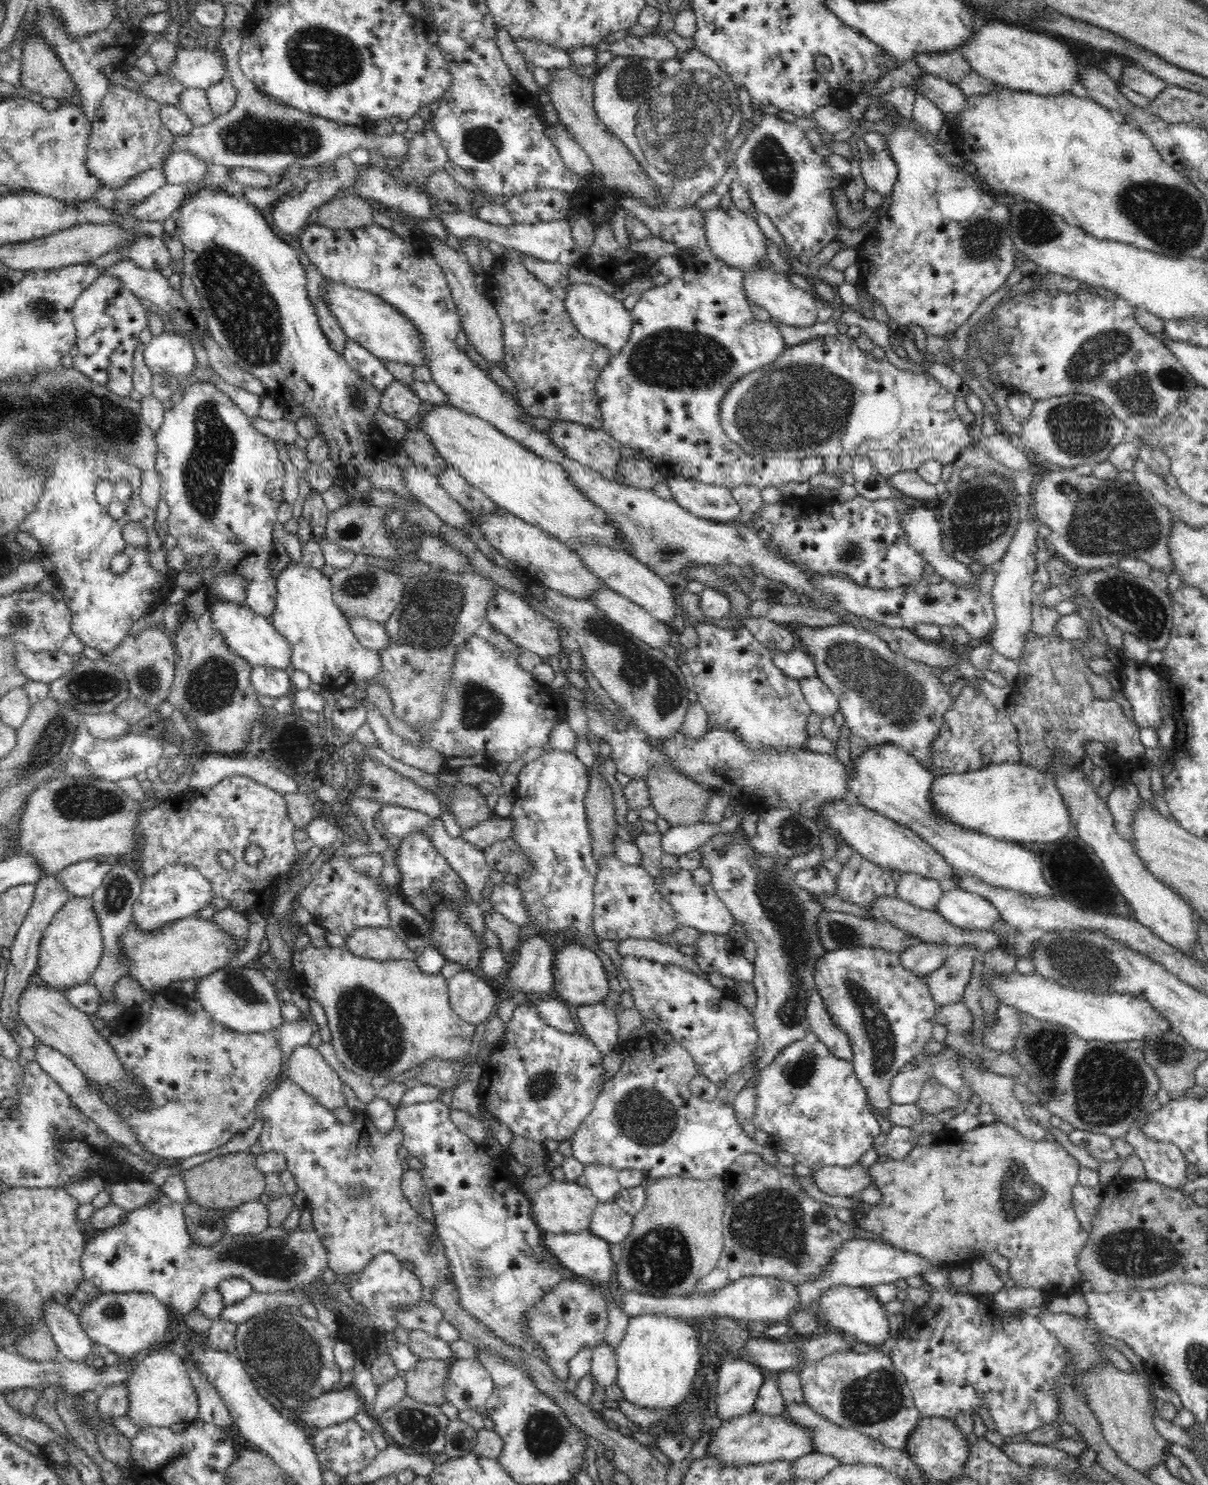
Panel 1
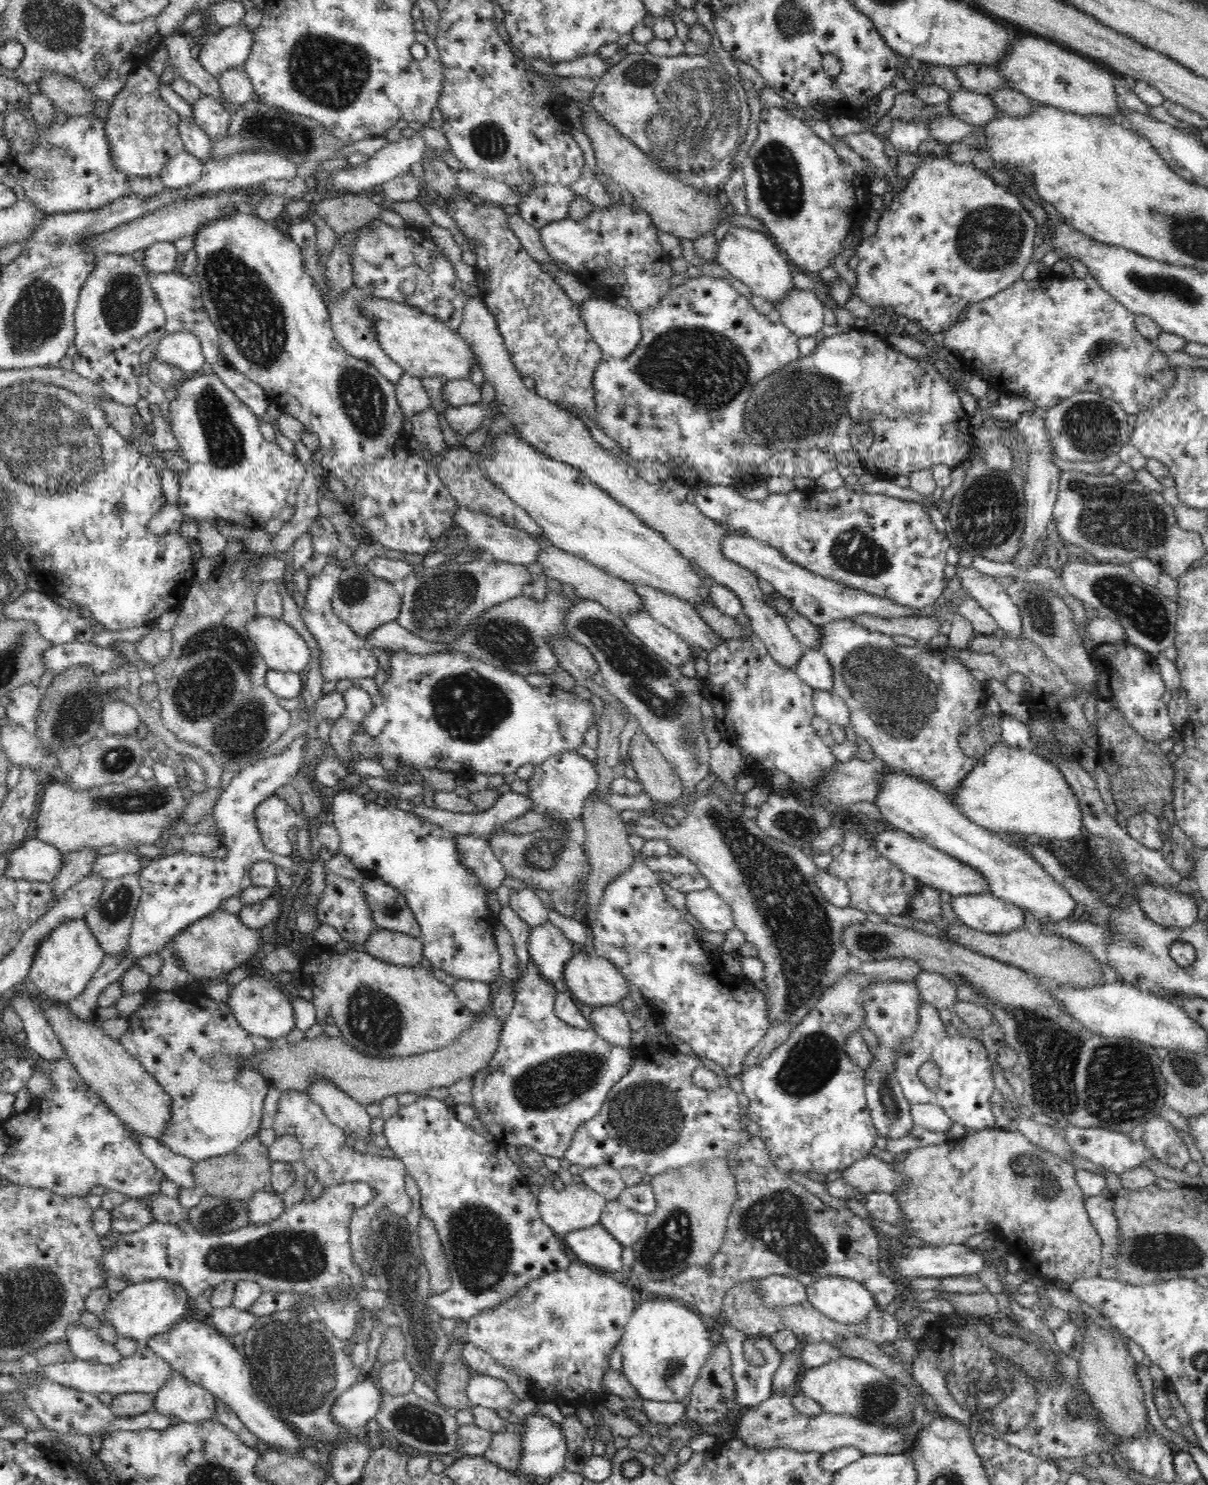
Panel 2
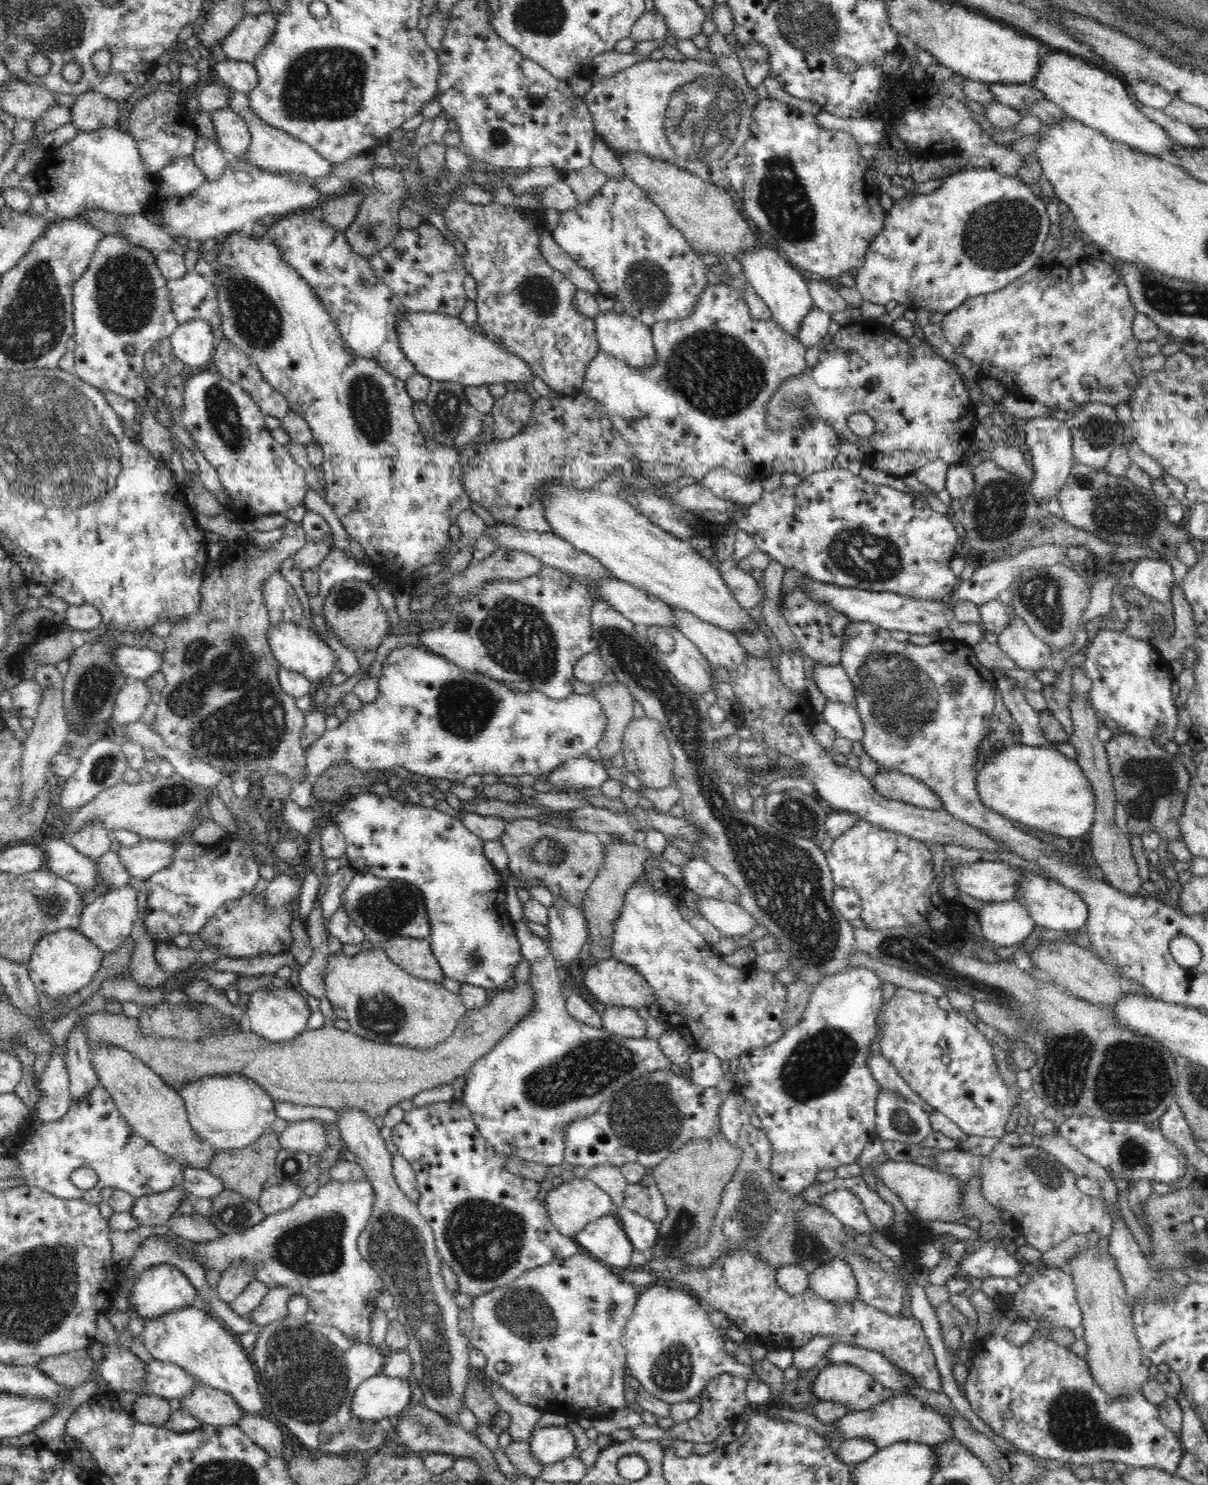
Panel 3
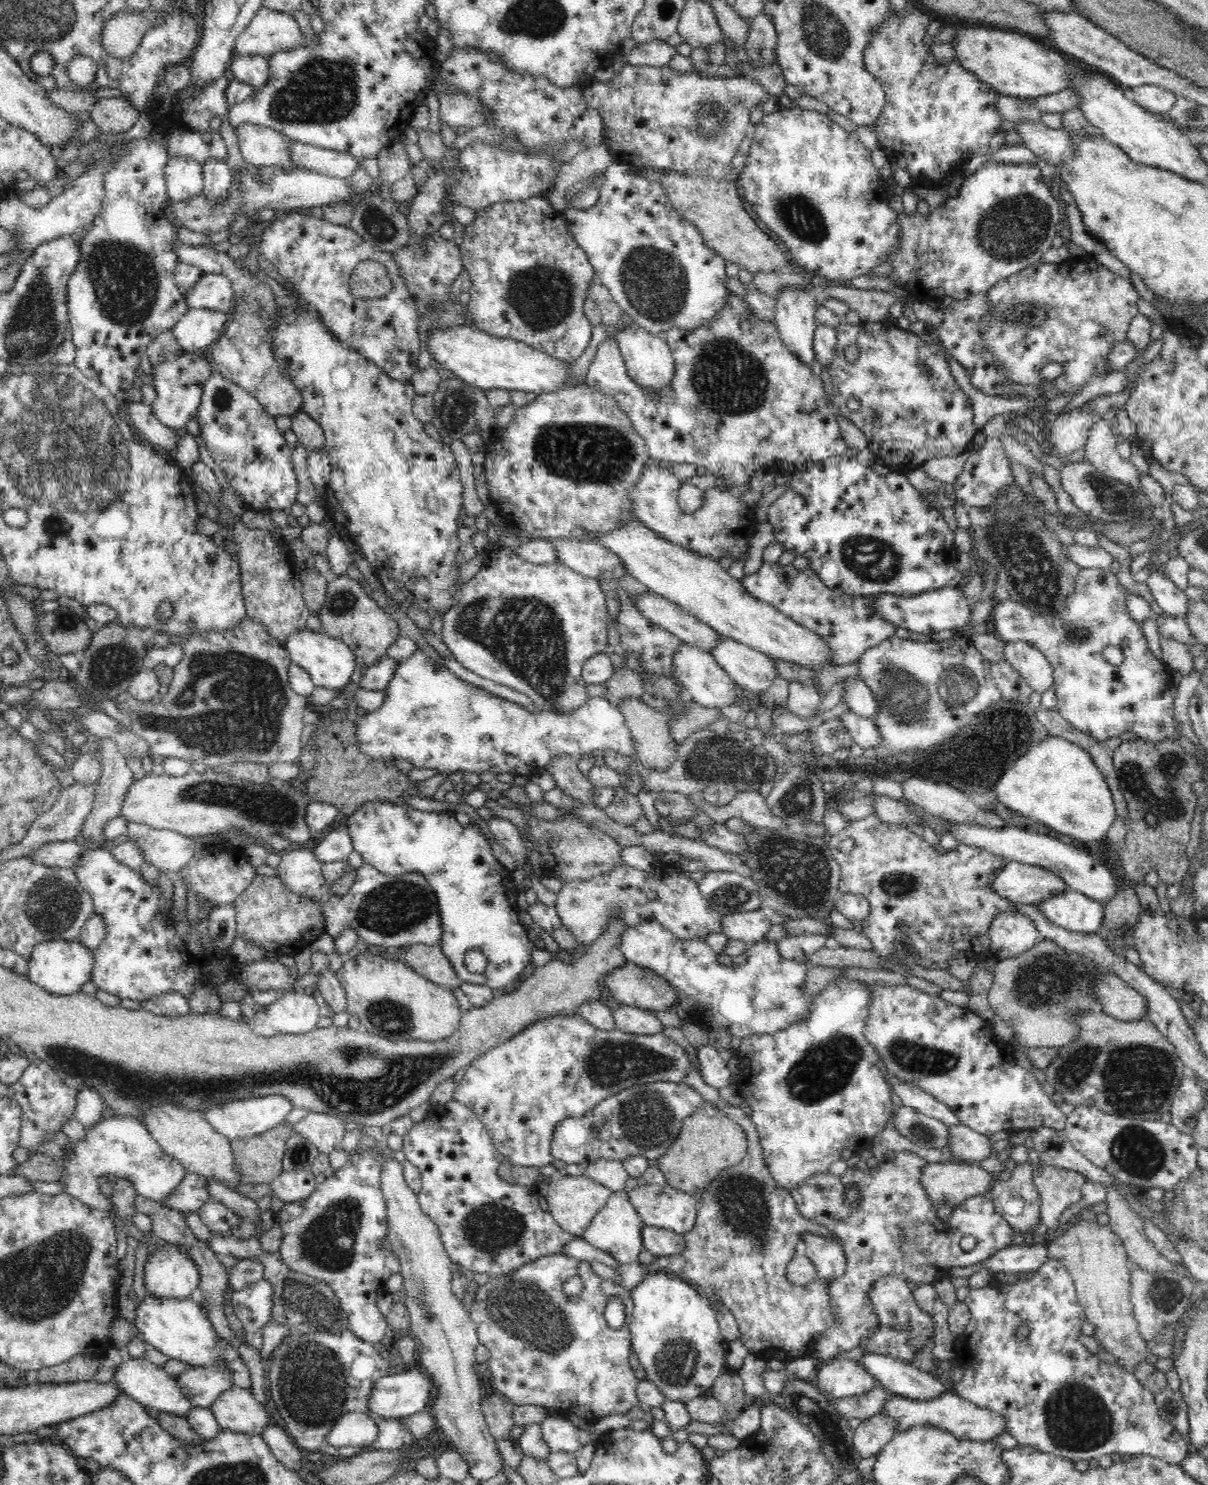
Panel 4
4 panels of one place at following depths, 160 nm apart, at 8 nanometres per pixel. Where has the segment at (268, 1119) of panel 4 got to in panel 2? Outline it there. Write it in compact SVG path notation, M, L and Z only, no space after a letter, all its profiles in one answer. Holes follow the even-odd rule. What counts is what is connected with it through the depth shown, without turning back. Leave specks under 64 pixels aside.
M192 986L176 987L174 991L166 992L159 991L158 994L154 994L152 998L148 998L140 1010L131 1014L127 1019L129 1030L126 1030L124 1036L118 1041L122 1043L122 1046L130 1053L134 1058L137 1058L141 1065L151 1074L158 1082L159 1085L165 1090L172 1098L172 1108L170 1108L171 1117L167 1124L167 1129L163 1132L163 1135L159 1138L159 1141L167 1146L172 1152L176 1154L183 1154L194 1161L206 1160L210 1157L222 1156L232 1152L235 1148L238 1148L244 1141L247 1141L252 1136L257 1136L260 1128L260 1120L262 1120L262 1111L264 1106L264 1100L269 1089L268 1080L264 1079L262 1073L256 1069L256 1067L242 1067L240 1062L248 1056L254 1056L258 1052L264 1052L272 1046L276 1046L277 1040L270 1038L263 1038L249 1034L246 1030L242 1029L242 1026L228 1009L228 1005L225 1003L218 1003L216 1000L207 997L201 991L193 988Z

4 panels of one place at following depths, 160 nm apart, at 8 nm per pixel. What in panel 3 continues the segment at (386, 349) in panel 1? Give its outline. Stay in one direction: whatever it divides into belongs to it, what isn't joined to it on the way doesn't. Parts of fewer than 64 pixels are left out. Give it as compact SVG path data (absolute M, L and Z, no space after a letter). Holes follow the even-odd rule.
M406 311L397 322L395 328L398 342L404 356L414 365L416 373L427 376L430 380L440 382L459 382L466 386L482 386L488 384L504 384L505 382L532 381L535 377L529 364L519 356L508 352L505 347L498 345L490 337L484 337L475 326L466 324L462 318L447 314Z

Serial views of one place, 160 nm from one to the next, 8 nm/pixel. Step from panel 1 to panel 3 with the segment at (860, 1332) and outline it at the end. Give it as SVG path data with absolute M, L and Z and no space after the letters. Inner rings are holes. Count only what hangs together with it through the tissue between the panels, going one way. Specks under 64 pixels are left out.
M841 1258L809 1273L809 1292L830 1302L854 1302L859 1298L855 1274Z

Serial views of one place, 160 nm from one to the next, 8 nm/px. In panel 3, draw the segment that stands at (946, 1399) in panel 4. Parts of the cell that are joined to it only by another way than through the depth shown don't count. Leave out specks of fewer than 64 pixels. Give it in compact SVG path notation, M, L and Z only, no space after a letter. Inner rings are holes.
M896 1393L886 1402L880 1402L878 1406L872 1406L868 1410L846 1413L832 1422L832 1426L837 1430L837 1434L844 1437L844 1441L854 1438L866 1439L872 1441L878 1449L902 1442L939 1445L942 1442L950 1442L954 1438L952 1427L945 1414L939 1414L915 1396L906 1396L901 1393Z

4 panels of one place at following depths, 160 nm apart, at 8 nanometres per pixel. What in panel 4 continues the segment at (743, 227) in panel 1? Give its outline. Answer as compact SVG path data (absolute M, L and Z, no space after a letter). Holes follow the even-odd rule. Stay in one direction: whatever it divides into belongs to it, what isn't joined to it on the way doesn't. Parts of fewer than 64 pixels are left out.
M786 288L775 299L775 319L784 344L811 367L815 358L813 336L816 325L816 295L812 290Z

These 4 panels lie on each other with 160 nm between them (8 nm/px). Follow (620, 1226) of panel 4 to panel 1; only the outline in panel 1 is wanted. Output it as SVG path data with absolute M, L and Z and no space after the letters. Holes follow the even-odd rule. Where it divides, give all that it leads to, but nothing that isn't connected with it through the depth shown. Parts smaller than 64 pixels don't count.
M589 1229L578 1233L545 1233L544 1236L546 1252L572 1277L603 1284L615 1271L610 1257L611 1244L594 1237Z

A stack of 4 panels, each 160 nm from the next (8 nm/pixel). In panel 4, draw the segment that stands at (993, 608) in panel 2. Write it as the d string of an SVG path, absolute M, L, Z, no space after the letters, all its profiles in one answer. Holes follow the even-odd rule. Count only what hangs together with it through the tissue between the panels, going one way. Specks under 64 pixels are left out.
M1007 641L1005 660L1026 679L1032 690L1042 694L1053 686L1052 665L1038 647L1024 641Z

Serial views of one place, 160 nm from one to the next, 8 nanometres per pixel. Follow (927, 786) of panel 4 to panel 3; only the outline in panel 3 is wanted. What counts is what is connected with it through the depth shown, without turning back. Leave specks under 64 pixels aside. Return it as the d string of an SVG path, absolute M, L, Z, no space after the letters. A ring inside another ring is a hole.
M879 771L869 781L884 798L930 810L943 808L942 801L931 789L909 774Z

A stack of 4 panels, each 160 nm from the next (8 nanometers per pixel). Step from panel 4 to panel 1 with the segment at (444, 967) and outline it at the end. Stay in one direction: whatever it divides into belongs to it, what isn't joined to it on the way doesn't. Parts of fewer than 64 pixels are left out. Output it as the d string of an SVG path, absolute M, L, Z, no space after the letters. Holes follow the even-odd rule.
M392 928L354 929L345 938L345 945L354 956L362 958L378 961L417 960L417 952L408 950L407 944L398 938Z

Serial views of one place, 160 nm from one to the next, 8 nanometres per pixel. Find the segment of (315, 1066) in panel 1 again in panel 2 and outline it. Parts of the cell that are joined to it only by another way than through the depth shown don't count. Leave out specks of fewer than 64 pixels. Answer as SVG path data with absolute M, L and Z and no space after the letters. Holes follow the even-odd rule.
M314 1079L307 1091L309 1098L323 1109L332 1124L344 1129L347 1137L350 1134L355 1134L356 1140L359 1138L370 1140L370 1120L372 1118L368 1115L364 1105L347 1096L338 1086L330 1083L328 1079Z

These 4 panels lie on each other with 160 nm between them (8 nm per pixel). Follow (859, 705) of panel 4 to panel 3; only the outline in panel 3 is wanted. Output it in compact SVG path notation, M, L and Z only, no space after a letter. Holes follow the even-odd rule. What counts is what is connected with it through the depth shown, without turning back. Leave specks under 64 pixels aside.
M816 663L812 678L828 701L854 704L855 688L842 665L828 666Z

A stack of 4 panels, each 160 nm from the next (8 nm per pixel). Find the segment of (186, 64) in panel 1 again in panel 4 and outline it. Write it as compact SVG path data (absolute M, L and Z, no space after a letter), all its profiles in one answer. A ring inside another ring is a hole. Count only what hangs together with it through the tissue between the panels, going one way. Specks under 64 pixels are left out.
M262 8L238 36L234 52L237 55L270 56L276 52L302 48L304 44L306 38L290 13Z

